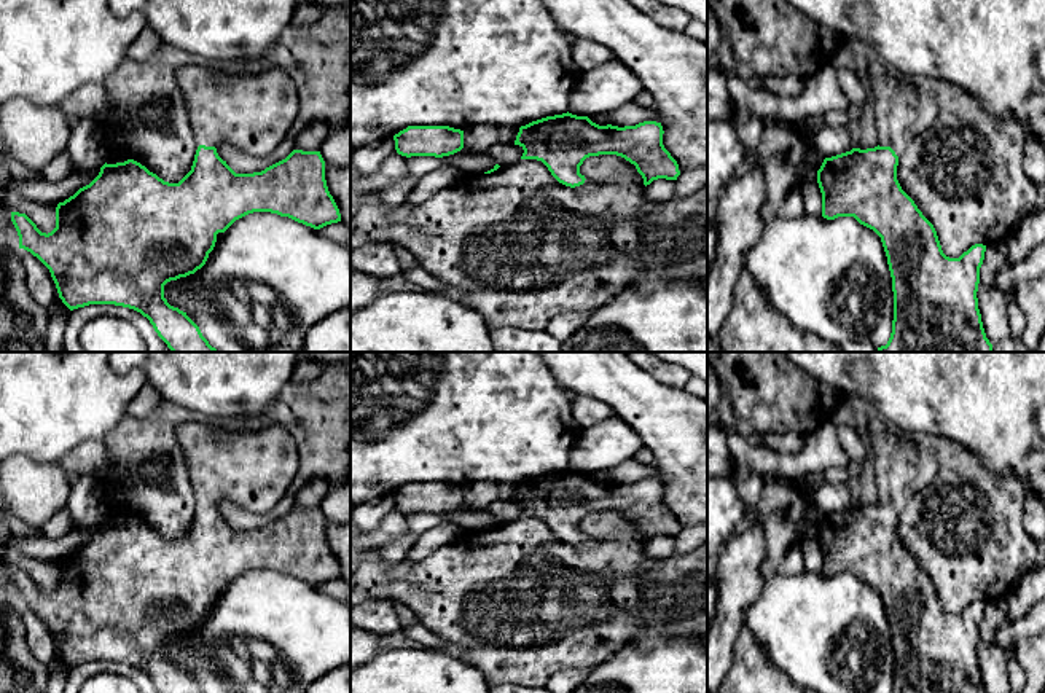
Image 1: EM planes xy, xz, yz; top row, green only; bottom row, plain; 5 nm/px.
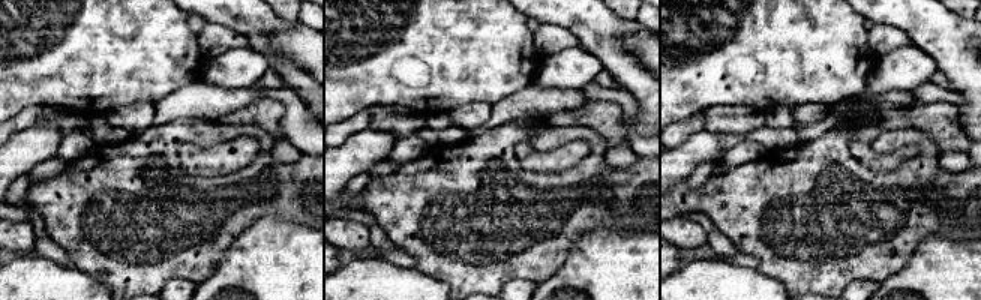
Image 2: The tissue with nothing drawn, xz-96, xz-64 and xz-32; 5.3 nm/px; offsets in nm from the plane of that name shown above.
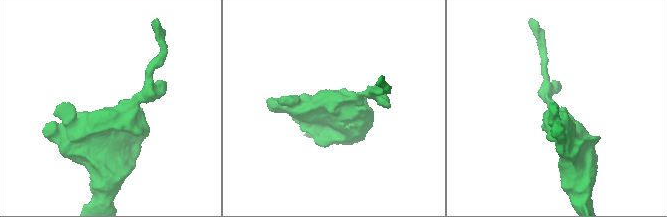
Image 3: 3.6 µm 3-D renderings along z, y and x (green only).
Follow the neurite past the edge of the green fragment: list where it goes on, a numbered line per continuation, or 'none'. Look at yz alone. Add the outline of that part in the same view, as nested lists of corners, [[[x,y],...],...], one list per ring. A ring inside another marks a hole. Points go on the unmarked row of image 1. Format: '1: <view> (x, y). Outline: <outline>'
1: yz (902, 469). Outline: [[[873,417],[868,430],[878,502],[890,503],[900,513],[918,491],[933,481],[935,454],[929,448],[919,448],[910,435],[890,432],[883,417]]]

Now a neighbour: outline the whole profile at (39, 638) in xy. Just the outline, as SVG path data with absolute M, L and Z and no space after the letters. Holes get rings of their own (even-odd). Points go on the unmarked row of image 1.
M19 605L18 610L25 626L25 642L32 656L43 664L49 664L57 655L49 626L30 609Z

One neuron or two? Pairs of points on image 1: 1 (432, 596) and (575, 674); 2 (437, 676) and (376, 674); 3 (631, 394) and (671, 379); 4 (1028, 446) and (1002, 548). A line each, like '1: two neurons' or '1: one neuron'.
1: two neurons
2: one neuron
3: two neurons
4: two neurons

